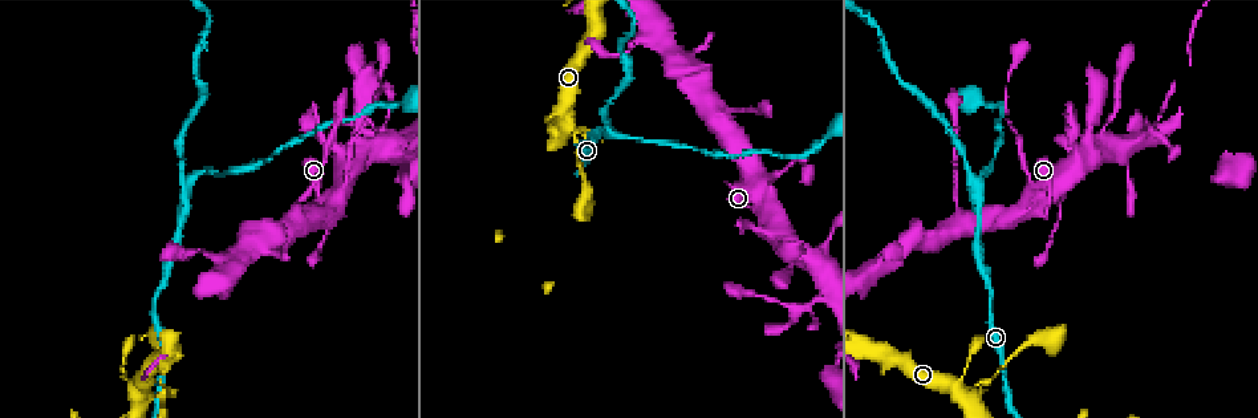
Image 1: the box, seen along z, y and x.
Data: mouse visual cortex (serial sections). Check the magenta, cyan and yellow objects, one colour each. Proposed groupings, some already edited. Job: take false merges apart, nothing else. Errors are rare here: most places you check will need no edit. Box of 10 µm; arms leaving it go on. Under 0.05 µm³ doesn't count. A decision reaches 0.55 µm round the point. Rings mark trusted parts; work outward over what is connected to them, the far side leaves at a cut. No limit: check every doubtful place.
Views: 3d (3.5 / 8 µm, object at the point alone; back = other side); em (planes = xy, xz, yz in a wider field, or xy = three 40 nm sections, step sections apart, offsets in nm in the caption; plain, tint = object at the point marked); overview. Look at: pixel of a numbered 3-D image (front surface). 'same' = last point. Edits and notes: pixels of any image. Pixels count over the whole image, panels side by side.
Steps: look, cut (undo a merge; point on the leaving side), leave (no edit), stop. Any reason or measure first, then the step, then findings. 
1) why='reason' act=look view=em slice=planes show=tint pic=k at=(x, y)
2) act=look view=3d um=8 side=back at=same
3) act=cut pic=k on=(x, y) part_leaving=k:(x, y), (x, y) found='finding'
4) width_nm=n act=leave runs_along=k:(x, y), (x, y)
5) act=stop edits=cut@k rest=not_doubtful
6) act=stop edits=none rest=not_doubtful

why='three-way junction' act=look view=em slice=xy step=3 show=tint pic=1 at=(609, 134)

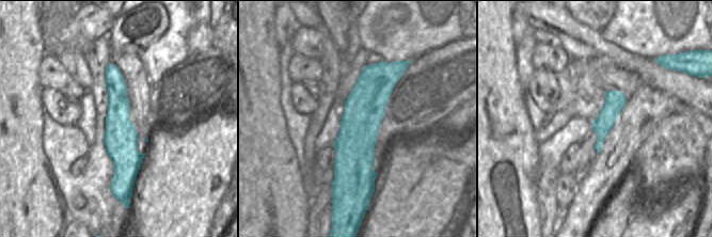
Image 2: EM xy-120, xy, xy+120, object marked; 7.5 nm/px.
why='see where the arms go' act=look view=3d um=3.5 at=same

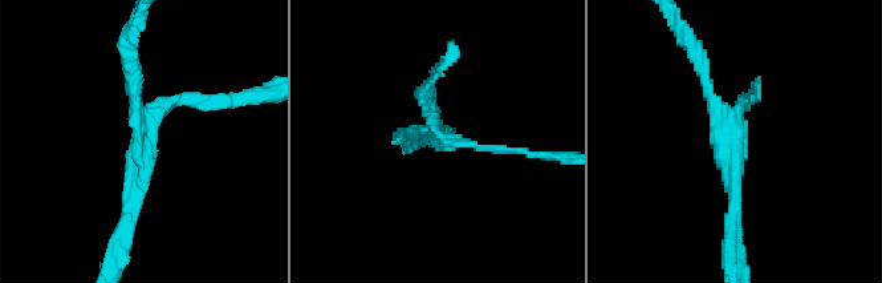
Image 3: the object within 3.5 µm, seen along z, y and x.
arm_widths_nm=100,150,150 act=leave found='one cell here'

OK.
why='sudden change in width' act=look view=3d um=3.5 pic=1 at=(756, 184)

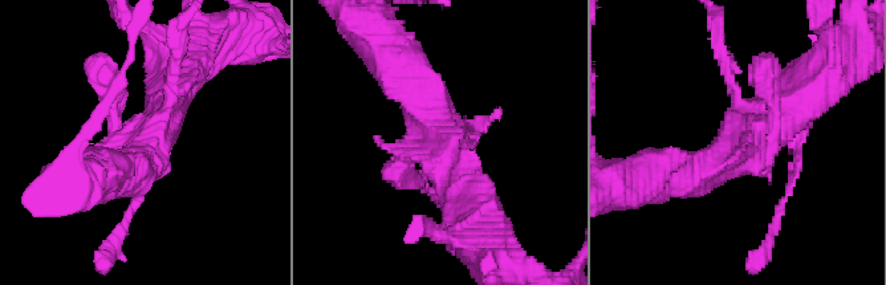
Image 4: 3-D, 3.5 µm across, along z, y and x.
why='need the tissue' act=look view=em slice=planes show=tint pic=4 at=(442, 143)

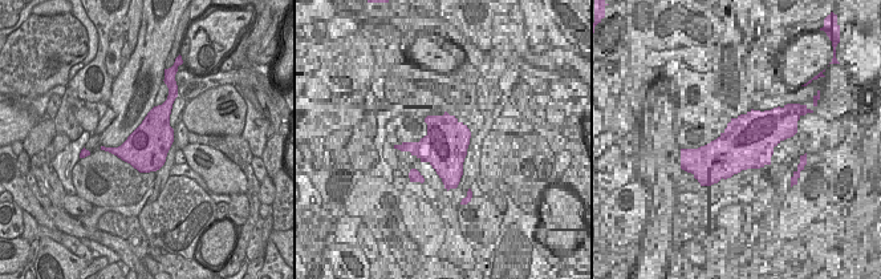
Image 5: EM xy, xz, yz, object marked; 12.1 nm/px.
width_nm=500 act=leave runs_along=4:(769, 96), (669, 172) found='continuous, no second cell'

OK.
why='calibre changes' act=look view=3d um=3.5 side=back pic=1 at=(721, 112)

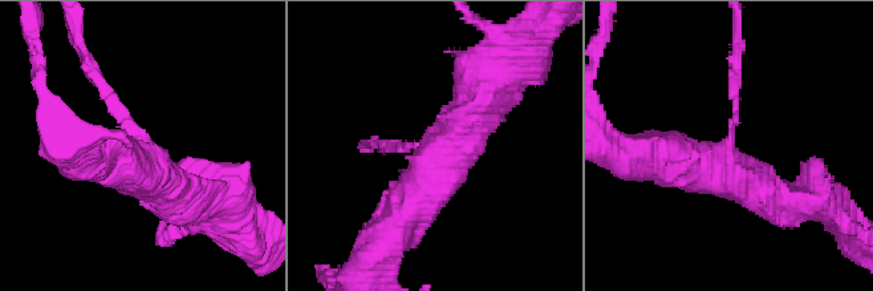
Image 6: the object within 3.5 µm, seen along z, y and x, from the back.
act=look view=em slice=xy step=2 show=tint pic=6 at=(725, 145)

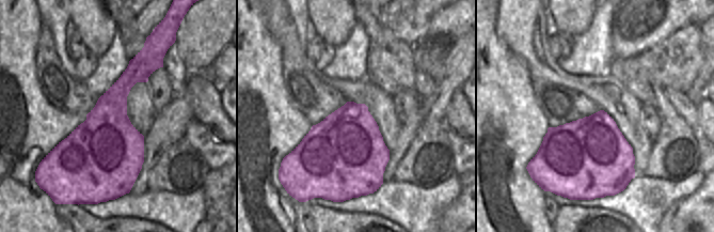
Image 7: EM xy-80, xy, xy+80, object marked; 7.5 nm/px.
width_nm=550 act=leave runs_along=6:(389, 235), (482, 100) found='continuous, no second cell'

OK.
why='calibre changes' act=look view=3d um=3.5 pic=1 at=(1144, 135)

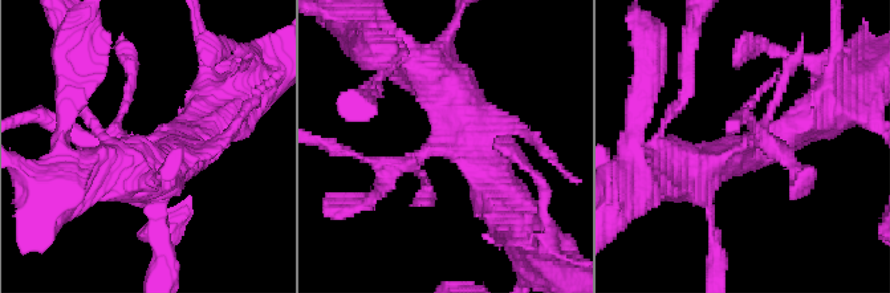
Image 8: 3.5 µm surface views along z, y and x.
why='need the tissue' act=look view=em slice=xy step=5 show=tint pic=8 at=(751, 144)

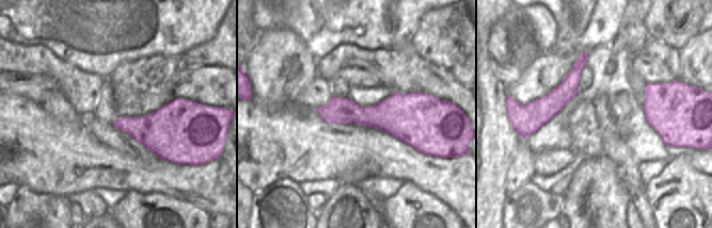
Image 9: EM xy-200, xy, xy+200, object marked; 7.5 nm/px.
width_nm=260 act=leave runs_along=8:(154, 174), (158, 154), (52, 121) found='all the same cell'

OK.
act=stop edits=none rest=not_doubtful

